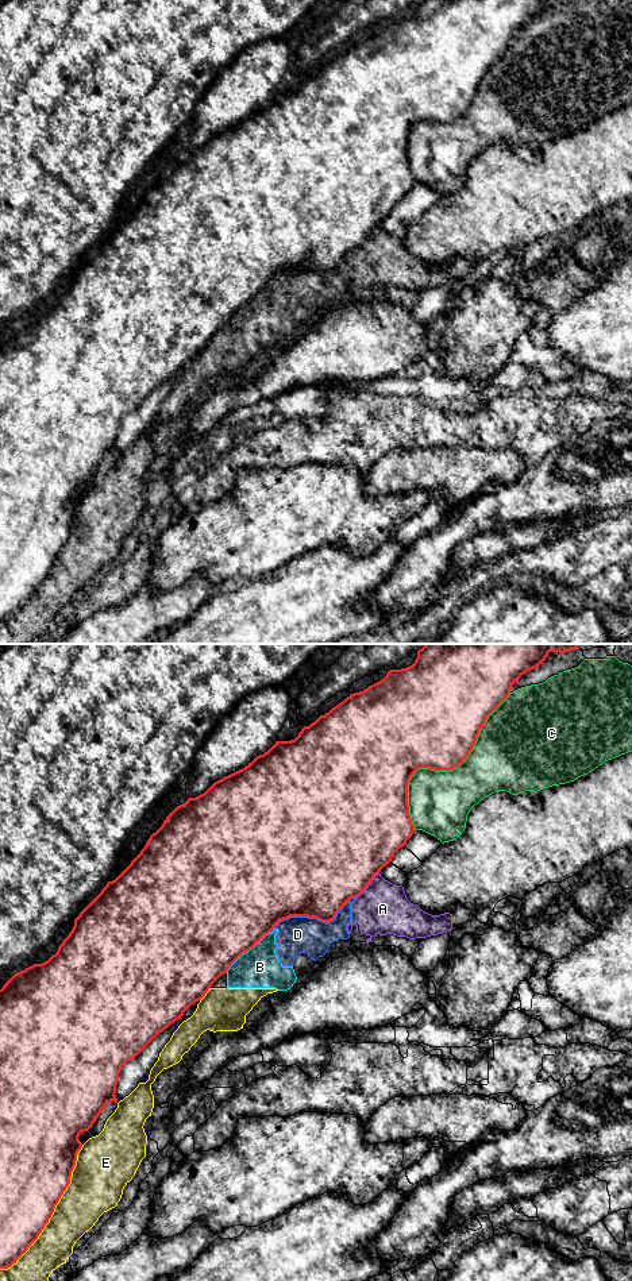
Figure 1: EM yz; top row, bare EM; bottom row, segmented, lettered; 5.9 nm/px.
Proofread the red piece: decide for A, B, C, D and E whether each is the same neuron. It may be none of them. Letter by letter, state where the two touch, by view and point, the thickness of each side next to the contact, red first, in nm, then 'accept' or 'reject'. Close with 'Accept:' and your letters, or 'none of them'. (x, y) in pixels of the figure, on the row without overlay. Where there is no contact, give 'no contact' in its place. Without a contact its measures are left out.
A: yz (367, 236) | 500/300 nm | reject
B: yz (247, 303) | 500/240 nm | reject
C: yz (444, 122) | 480/380 nm | reject
D: yz (312, 269) | 500/220 nm | reject
E: yz (53, 563) | 400/280 nm | reject
Accept: none of them

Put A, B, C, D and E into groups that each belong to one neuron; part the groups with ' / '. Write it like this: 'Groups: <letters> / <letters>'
Groups: A B D E / C

